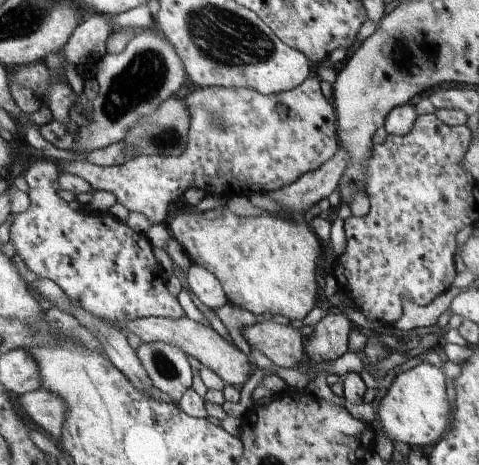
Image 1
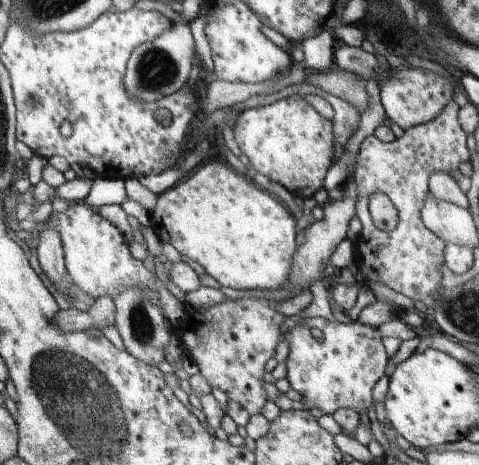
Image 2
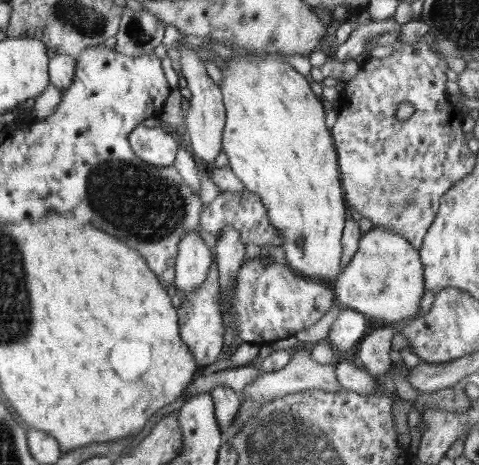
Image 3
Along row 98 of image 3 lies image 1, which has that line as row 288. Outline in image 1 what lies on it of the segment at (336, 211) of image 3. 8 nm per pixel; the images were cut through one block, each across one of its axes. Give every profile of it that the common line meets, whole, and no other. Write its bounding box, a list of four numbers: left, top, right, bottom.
[167,204,321,322]

